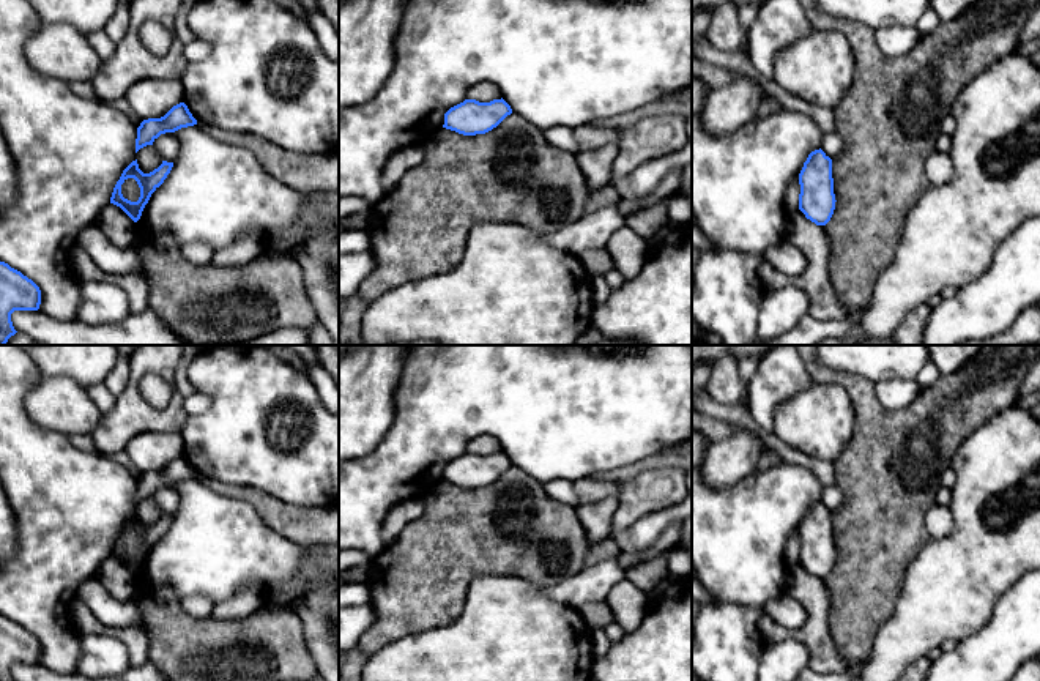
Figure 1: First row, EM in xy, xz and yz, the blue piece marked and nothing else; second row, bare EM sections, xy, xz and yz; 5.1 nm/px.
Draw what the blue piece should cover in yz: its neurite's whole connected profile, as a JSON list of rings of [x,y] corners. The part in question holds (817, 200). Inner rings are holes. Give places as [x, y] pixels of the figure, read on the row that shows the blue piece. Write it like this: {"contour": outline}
{"contour": [[[819,148],[808,154],[799,173],[799,210],[816,225],[826,225],[835,210],[832,159]]]}

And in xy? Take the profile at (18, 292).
{"contour": [[[0,262],[0,345],[5,345],[17,333],[11,314],[14,311],[38,311],[39,304],[39,287],[20,271]]]}

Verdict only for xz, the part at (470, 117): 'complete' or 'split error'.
complete

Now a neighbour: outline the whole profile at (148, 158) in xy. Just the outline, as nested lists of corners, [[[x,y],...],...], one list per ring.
[[[147,145],[137,151],[137,164],[145,170],[153,172],[162,164],[162,158],[153,145]]]

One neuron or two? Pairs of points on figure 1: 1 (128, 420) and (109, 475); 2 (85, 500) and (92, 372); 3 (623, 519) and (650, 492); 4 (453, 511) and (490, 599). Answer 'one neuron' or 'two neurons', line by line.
1: two neurons
2: two neurons
3: one neuron
4: two neurons

